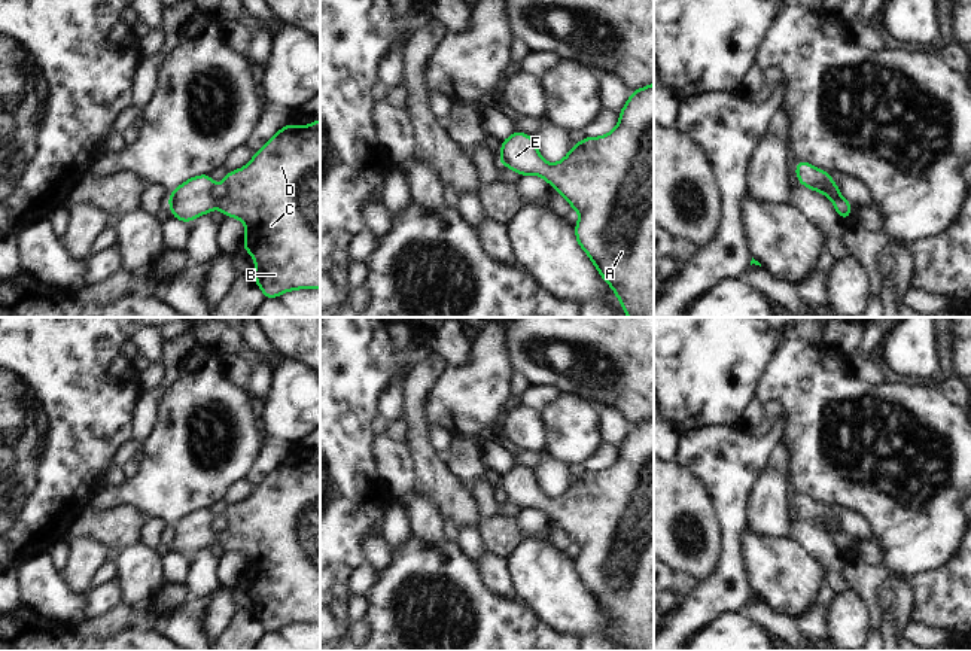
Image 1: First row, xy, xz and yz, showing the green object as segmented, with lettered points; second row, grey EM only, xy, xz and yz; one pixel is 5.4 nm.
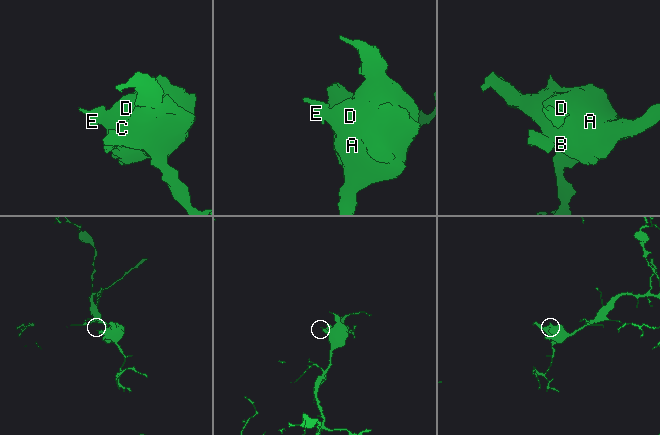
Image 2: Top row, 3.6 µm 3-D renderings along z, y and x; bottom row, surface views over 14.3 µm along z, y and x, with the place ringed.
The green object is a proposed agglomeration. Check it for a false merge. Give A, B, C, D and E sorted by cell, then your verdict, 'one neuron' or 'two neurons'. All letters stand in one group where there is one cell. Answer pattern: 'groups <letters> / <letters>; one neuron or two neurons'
groups A B C D E; one neuron

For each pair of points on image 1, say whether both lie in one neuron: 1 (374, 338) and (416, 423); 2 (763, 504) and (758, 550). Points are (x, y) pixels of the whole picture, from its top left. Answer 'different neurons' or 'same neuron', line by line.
1: different neurons
2: different neurons

